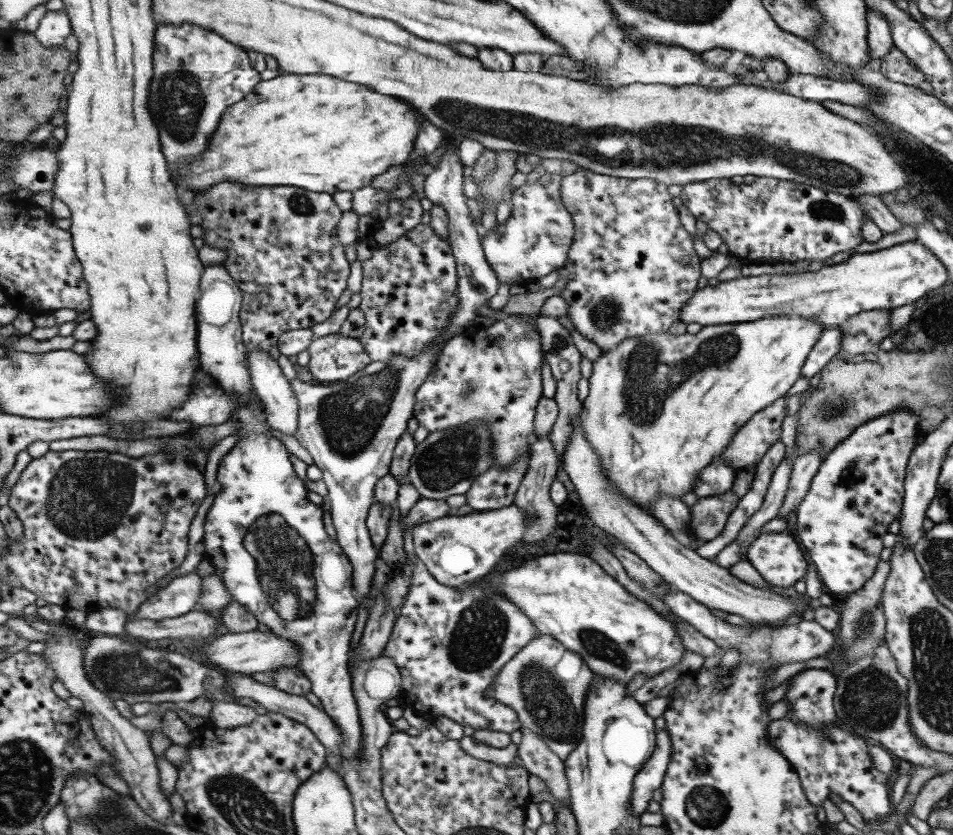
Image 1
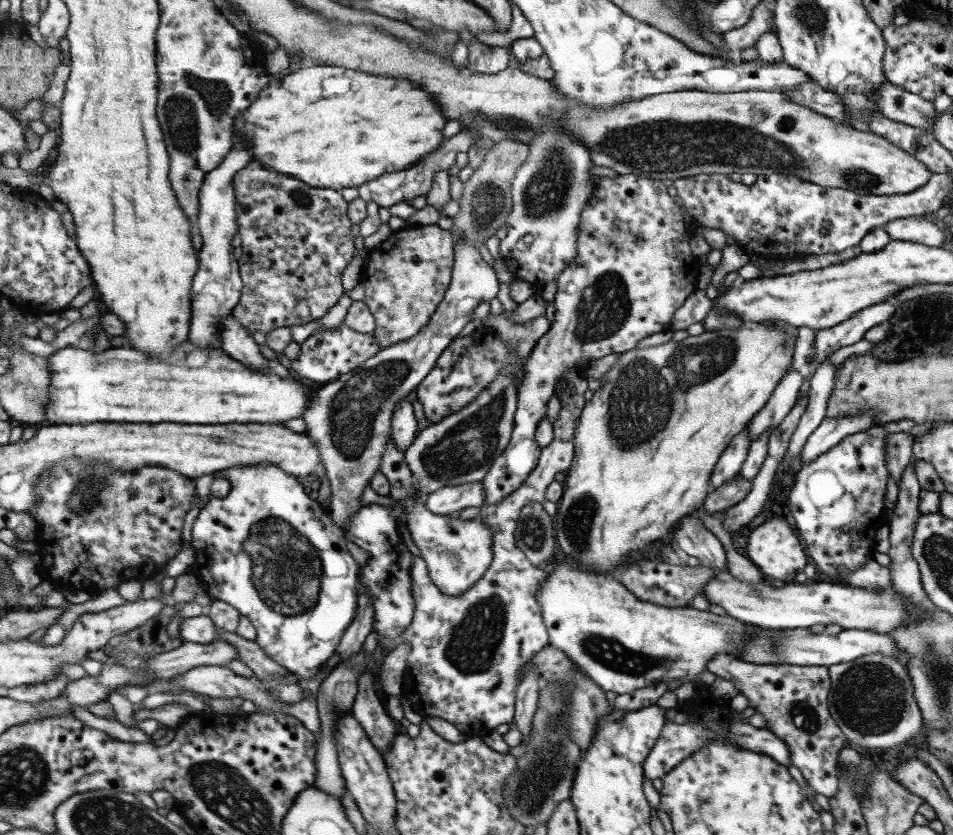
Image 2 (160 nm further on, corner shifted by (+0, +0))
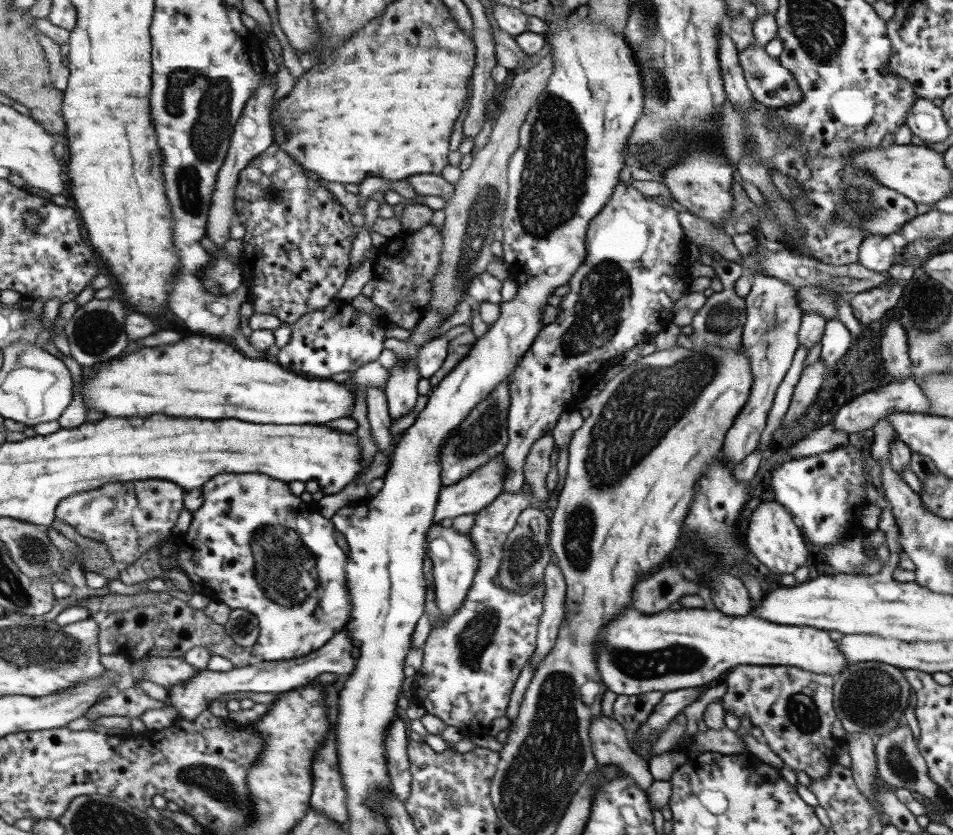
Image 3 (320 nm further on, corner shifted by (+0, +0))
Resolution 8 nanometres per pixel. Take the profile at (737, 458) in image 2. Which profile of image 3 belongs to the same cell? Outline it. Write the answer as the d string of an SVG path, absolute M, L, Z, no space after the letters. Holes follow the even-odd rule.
M761 272L753 274L749 294L744 301L746 318L742 326L740 346L746 352L753 382L746 402L739 409L732 425L725 431L722 451L726 463L734 466L742 461L758 445L759 437L766 425L775 391L785 377L798 347L797 331L800 327L801 310L797 306L796 287L783 284L777 278Z

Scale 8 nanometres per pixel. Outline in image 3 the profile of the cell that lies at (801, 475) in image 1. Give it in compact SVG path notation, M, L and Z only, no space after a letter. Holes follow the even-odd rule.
M911 377L905 379L901 383L888 383L881 387L876 387L868 390L865 393L855 396L847 403L842 405L838 411L833 415L832 421L834 429L846 432L861 432L872 428L872 426L881 419L885 418L887 413L891 411L903 411L903 412L926 412L930 404L926 399L926 396L922 393L918 384L914 383Z

